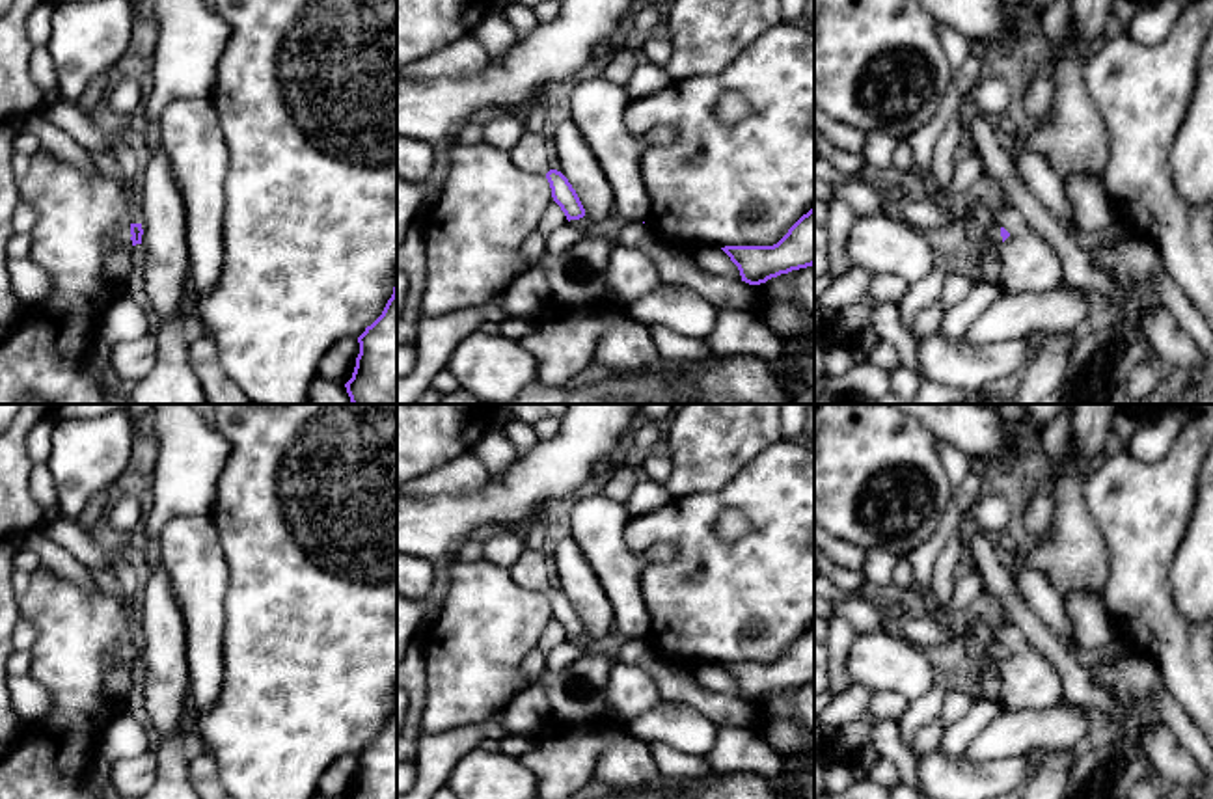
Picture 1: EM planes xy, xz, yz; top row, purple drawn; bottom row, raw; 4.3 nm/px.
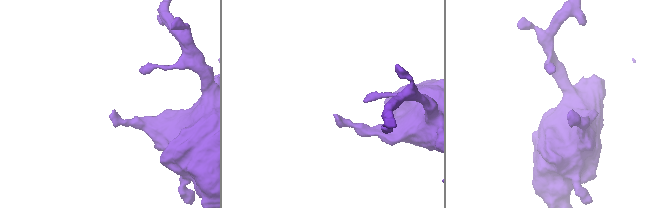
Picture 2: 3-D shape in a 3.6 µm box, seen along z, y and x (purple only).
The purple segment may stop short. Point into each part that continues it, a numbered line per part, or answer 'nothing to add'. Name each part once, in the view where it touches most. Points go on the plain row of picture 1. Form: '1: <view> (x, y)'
1: xy (120, 680)

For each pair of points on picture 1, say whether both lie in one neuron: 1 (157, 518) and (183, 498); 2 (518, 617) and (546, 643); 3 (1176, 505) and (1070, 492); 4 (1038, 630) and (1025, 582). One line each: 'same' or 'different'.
1: same
2: different
3: different
4: different

